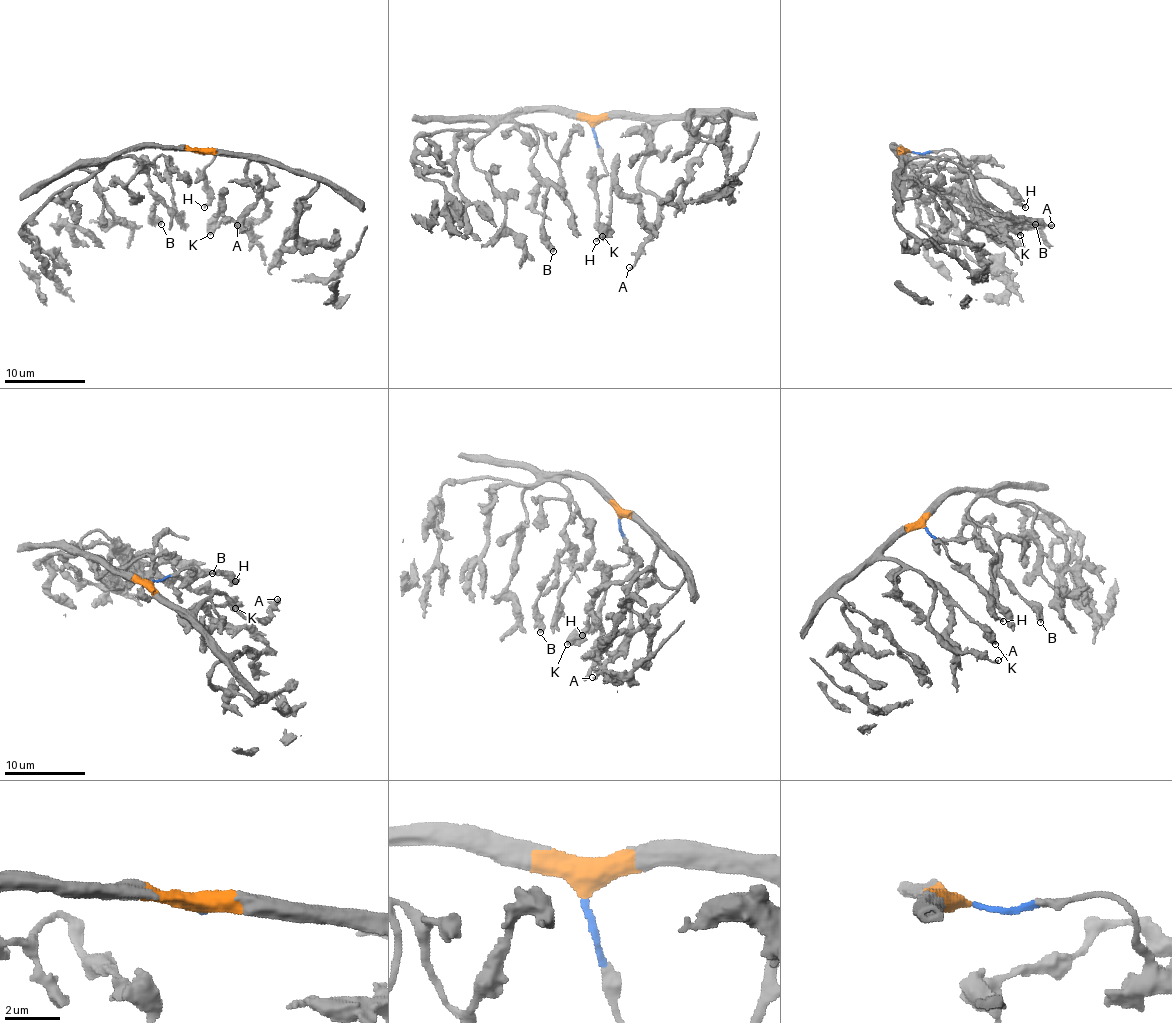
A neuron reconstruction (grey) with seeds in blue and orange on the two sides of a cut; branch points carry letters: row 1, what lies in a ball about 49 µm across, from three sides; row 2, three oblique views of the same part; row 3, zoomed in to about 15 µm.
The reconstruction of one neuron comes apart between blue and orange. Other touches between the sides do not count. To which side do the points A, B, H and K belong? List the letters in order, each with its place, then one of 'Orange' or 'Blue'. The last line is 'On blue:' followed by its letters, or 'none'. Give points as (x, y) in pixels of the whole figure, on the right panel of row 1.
A: Place: (1051, 225). Orange
B: Place: (1035, 224). Orange
H: Place: (1025, 207). Blue
K: Place: (1020, 235). Orange
On blue: H

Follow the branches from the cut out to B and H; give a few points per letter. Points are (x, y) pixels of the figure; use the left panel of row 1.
B: (200, 152), (127, 148), (121, 154), (145, 166), (139, 168), (155, 196), (151, 219), (161, 225)
H: (200, 152), (214, 152), (214, 160), (204, 172), (208, 201), (204, 207)

